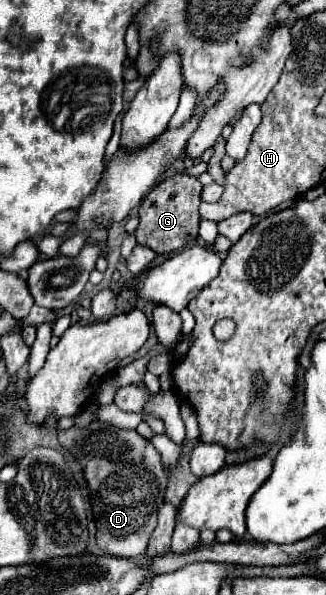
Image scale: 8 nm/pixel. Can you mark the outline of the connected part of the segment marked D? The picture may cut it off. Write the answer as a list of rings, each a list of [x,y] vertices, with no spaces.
[[[160,390],[157,395],[150,393],[140,413],[125,412],[113,404],[101,405],[94,417],[98,421],[92,421],[88,427],[82,429],[72,427],[74,417],[62,417],[58,421],[58,429],[68,429],[68,433],[60,435],[60,443],[78,459],[90,485],[92,509],[98,523],[98,545],[114,557],[138,557],[146,553],[148,539],[156,527],[158,509],[164,503],[168,475],[162,465],[160,453],[152,447],[148,439],[134,431],[144,415],[154,415],[162,419],[166,425],[166,435],[174,443],[180,445],[184,441],[186,429],[178,413],[177,398],[171,390]]]

